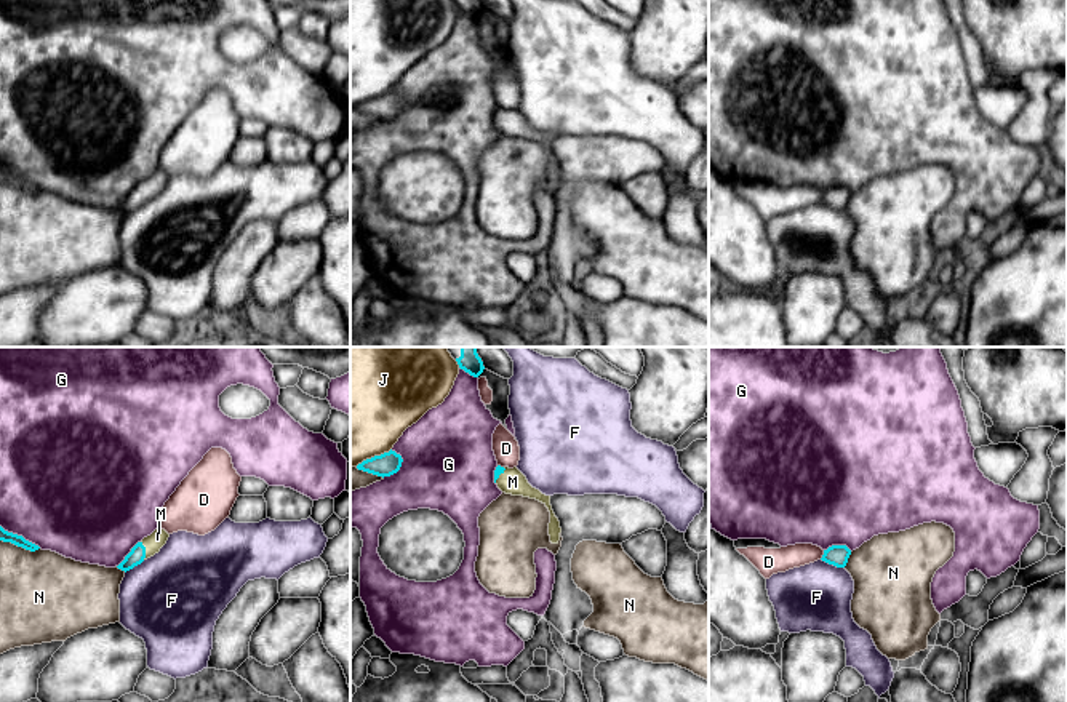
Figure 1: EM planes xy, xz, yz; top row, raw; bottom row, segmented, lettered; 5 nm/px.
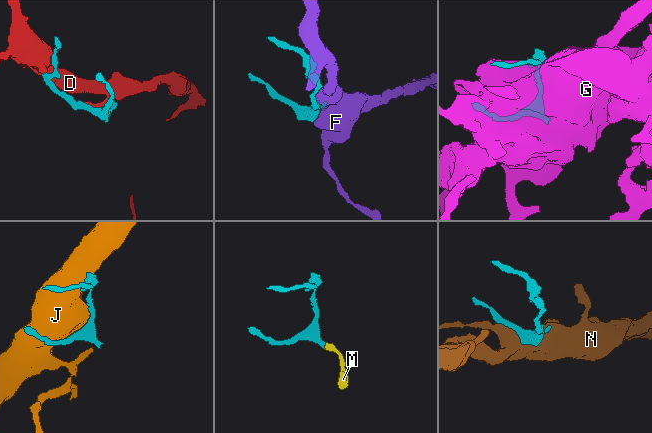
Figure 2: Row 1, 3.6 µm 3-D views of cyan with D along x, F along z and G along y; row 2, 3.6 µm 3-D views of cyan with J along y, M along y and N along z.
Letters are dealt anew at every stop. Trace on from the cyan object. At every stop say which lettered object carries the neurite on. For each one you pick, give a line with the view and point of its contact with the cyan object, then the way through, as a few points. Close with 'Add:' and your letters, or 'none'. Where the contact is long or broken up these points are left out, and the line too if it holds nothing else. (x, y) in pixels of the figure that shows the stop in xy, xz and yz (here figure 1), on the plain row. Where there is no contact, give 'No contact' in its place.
M: Touches cyan at xy (144, 192). Path across: xy (138, 194), (144, 192), (157, 181)
Add: M

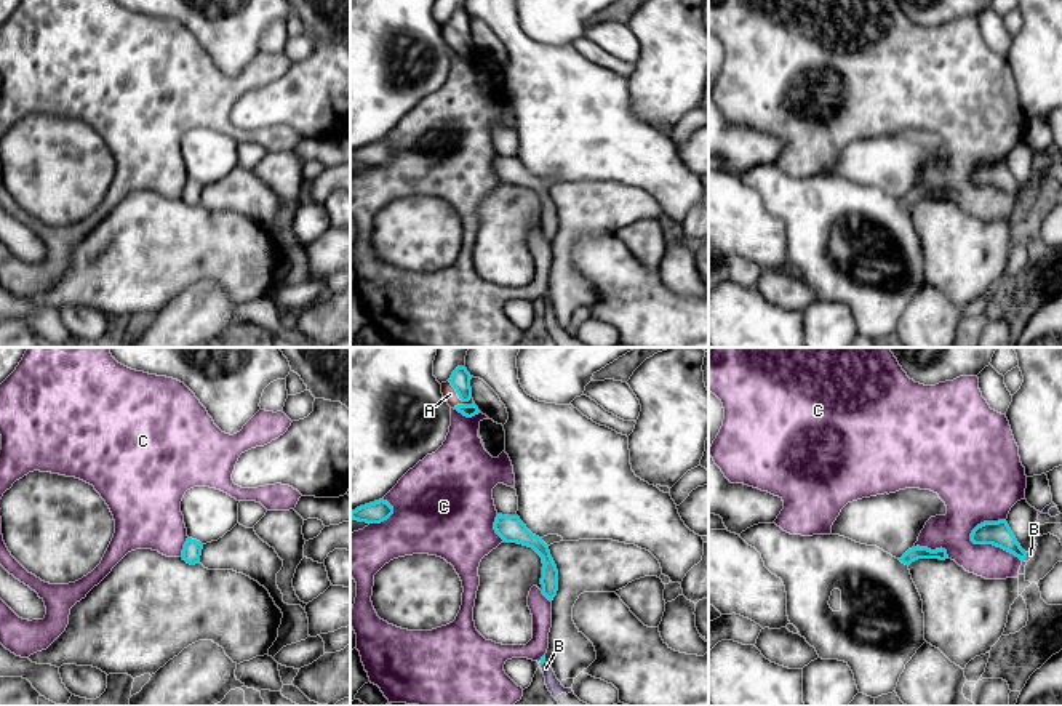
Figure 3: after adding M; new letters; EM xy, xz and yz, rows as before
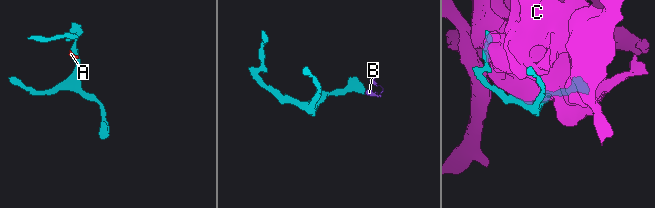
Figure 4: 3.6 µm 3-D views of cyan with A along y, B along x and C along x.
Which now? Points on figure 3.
B: Touches cyan at yz (1026, 197). Path across: yz (998, 175), (1026, 197), (1030, 196)
Add: B

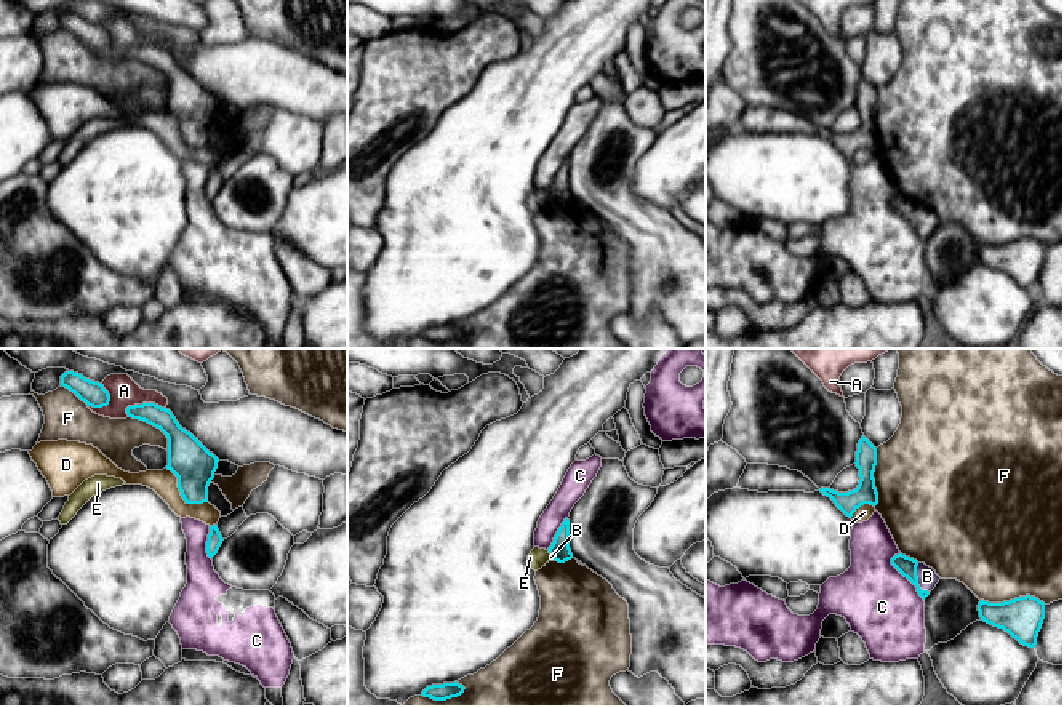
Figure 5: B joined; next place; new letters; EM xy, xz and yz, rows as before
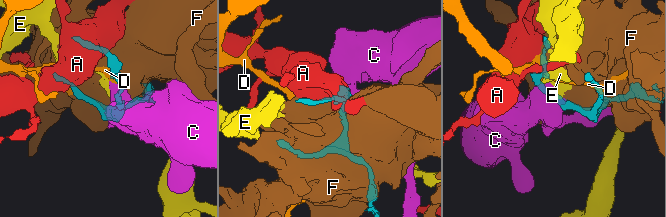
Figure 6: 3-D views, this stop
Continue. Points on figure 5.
Add: none

